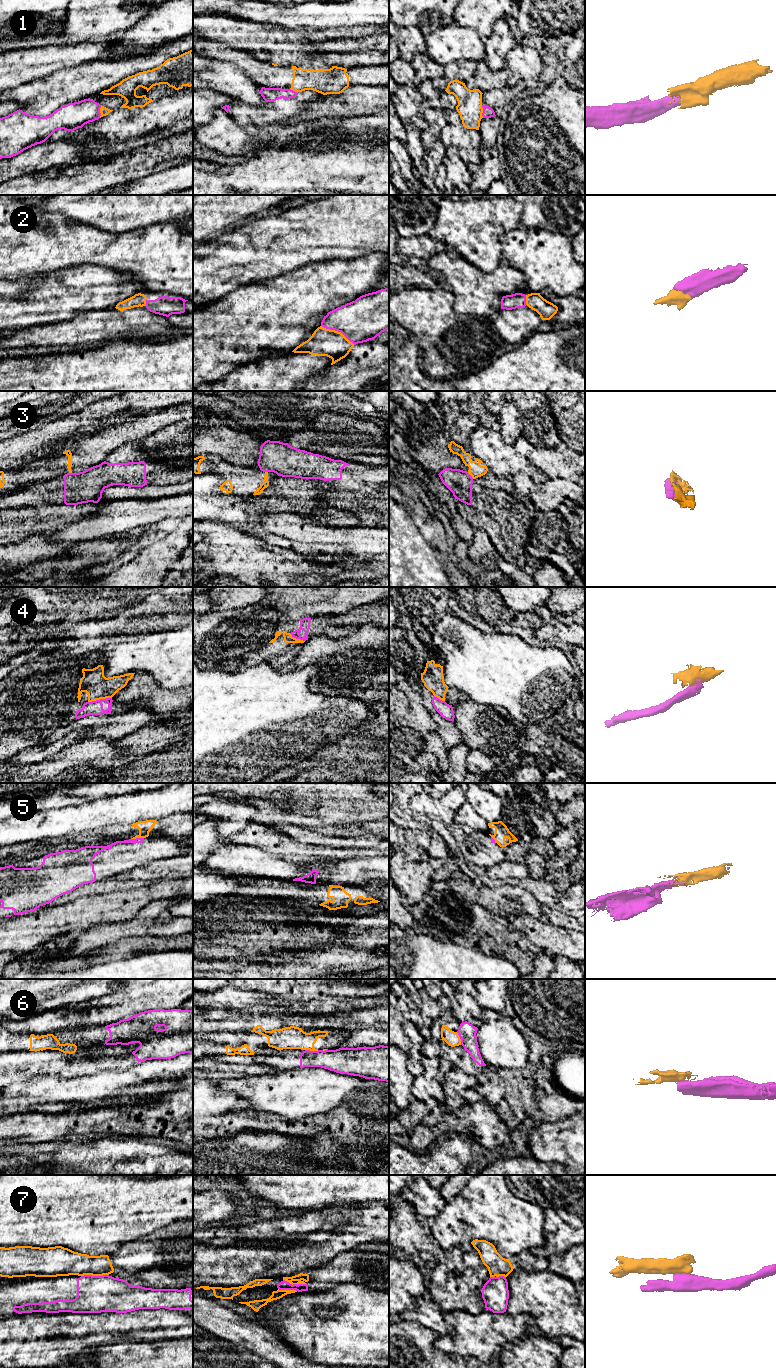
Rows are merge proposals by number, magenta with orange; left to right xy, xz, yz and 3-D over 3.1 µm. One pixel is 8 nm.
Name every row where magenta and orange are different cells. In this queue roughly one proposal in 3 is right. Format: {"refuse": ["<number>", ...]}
{"refuse": ["1", "3", "4", "5", "6", "7"]}

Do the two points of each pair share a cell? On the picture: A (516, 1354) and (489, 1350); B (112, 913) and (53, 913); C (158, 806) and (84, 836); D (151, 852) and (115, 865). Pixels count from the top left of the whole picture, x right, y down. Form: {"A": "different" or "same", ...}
{"A": "different", "B": "same", "C": "different", "D": "same"}

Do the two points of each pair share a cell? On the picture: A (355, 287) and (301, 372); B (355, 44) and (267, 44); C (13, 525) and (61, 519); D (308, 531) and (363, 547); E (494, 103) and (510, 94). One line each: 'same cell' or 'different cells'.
A: different cells
B: different cells
C: same cell
D: same cell
E: same cell

